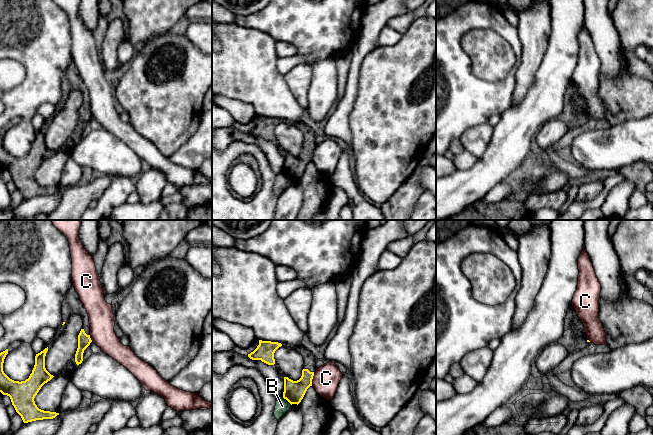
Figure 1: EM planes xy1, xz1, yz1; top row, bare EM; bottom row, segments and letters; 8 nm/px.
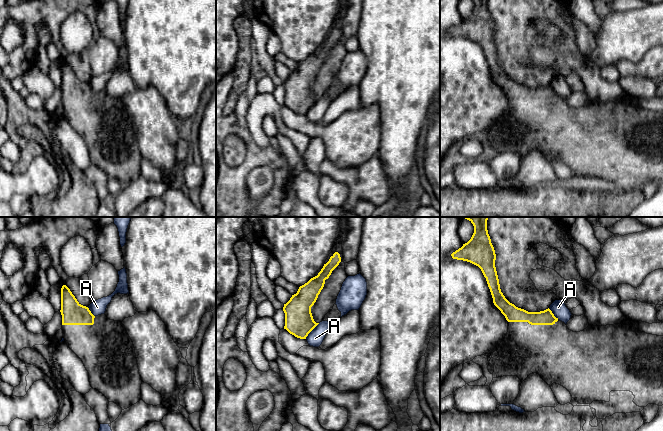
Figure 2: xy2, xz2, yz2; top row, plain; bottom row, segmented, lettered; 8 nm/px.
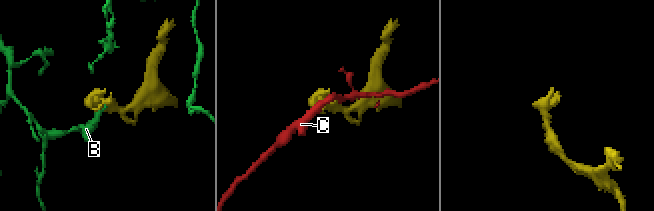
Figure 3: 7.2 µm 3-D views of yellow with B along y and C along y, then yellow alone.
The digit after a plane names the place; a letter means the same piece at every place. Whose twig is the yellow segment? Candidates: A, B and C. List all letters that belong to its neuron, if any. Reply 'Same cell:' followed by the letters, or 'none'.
Same cell: none

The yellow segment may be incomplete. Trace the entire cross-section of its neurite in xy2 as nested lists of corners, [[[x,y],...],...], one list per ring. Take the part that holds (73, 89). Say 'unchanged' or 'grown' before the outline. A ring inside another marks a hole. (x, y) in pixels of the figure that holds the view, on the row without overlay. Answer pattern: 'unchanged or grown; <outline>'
grown; [[[61,64],[61,91],[64,118],[82,136],[89,149],[89,158],[93,165],[102,169],[109,178],[114,178],[122,184],[129,184],[141,176],[141,152],[138,145],[135,124],[125,102],[120,97],[107,94],[105,90],[94,92],[88,83],[81,81],[70,65]]]

